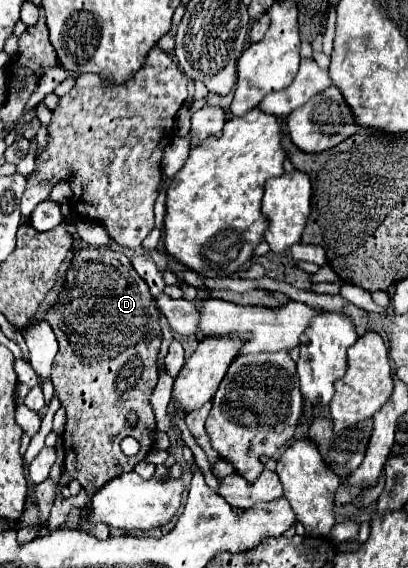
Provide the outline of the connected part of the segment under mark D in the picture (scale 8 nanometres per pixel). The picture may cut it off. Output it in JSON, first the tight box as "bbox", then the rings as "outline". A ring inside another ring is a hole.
{"bbox":[45,248,163,496],"outline":[[[81,248],[71,260],[71,268],[67,270],[59,302],[53,306],[53,310],[47,312],[45,320],[51,324],[59,340],[59,352],[53,362],[51,382],[55,386],[55,392],[59,394],[61,406],[65,406],[67,410],[67,424],[63,432],[65,470],[59,486],[69,484],[73,478],[77,478],[89,492],[89,496],[93,496],[93,492],[97,492],[107,480],[123,472],[131,472],[133,466],[139,464],[153,448],[149,432],[155,430],[157,422],[151,408],[151,394],[157,386],[157,356],[163,340],[157,322],[155,298],[127,258],[119,256],[111,248],[87,248],[85,252]],[[131,410],[137,414],[135,426],[127,422],[127,414]],[[125,436],[133,436],[141,444],[141,450],[131,458],[125,456],[119,448],[119,442]]]}

